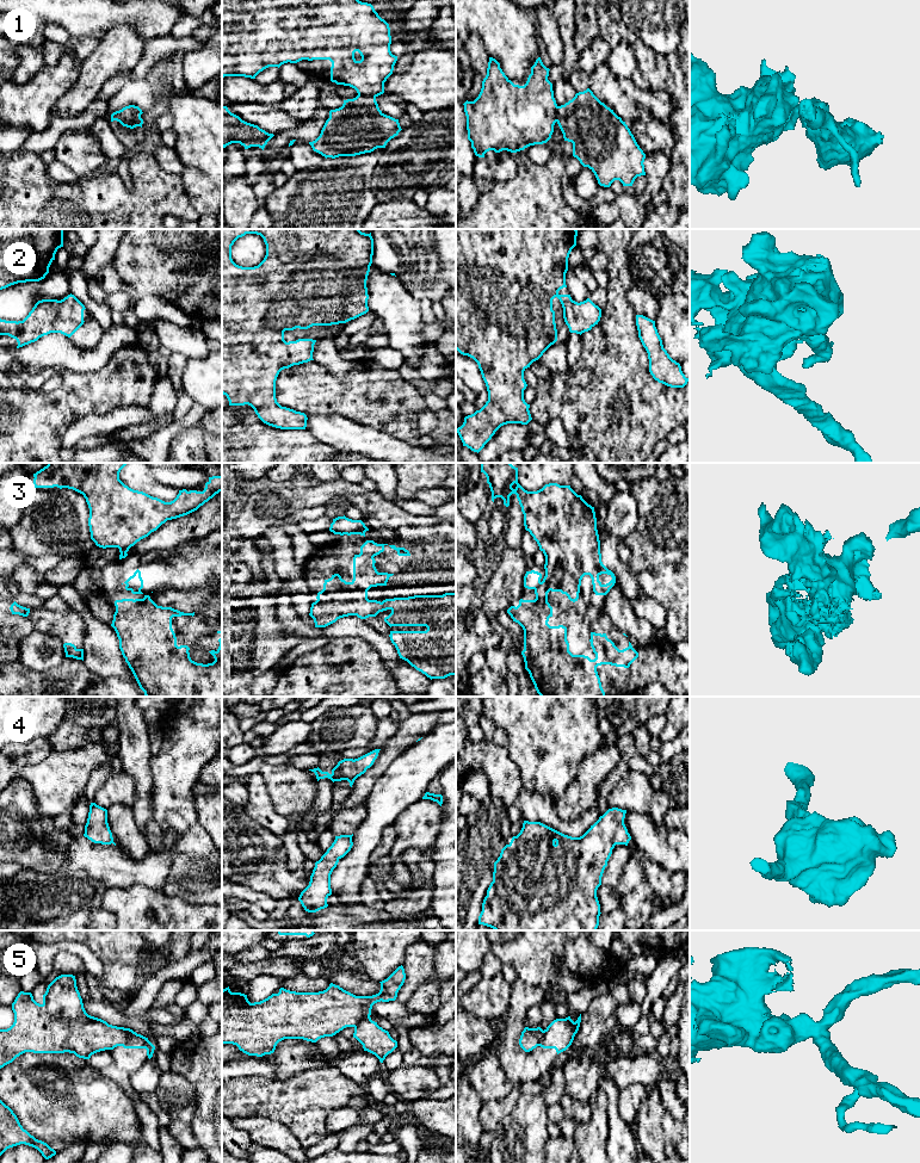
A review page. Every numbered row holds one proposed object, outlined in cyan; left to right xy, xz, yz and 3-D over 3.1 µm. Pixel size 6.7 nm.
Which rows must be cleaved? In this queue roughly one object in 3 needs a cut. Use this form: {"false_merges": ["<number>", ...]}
{"false_merges": ["1", "3", "5"]}

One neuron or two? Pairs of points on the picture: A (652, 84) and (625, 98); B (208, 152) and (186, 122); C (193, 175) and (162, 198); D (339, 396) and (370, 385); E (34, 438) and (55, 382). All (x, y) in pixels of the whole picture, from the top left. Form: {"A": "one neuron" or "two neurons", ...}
{"A": "two neurons", "B": "one neuron", "C": "two neurons", "D": "one neuron", "E": "two neurons"}

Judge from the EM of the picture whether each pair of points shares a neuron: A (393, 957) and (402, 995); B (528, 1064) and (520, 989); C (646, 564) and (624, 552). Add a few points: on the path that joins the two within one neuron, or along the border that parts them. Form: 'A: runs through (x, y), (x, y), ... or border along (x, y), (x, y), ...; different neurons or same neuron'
A: border along (413, 942), (407, 948), (405, 960), (401, 964); different neurons
B: runs through (513, 1045), (513, 1024), (518, 1008); same neuron
C: border along (622, 540), (630, 549), (628, 563); different neurons

